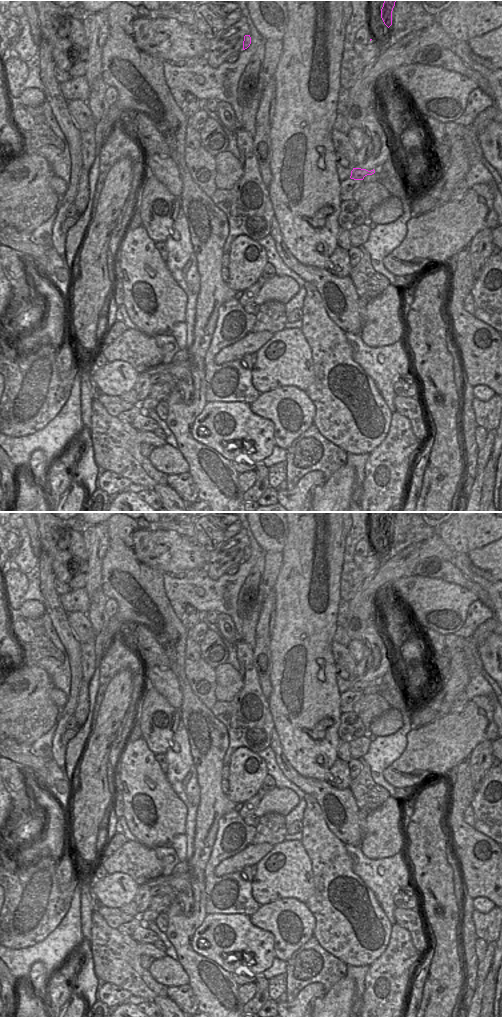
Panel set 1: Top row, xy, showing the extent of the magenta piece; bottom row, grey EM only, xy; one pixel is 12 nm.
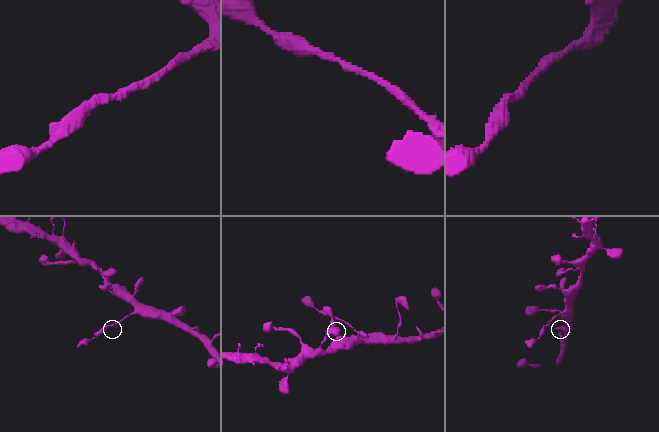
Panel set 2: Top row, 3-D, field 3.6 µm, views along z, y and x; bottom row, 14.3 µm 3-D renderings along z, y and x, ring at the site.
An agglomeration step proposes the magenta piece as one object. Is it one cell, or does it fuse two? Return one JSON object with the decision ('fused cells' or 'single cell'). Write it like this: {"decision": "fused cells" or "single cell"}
{"decision": "fused cells"}

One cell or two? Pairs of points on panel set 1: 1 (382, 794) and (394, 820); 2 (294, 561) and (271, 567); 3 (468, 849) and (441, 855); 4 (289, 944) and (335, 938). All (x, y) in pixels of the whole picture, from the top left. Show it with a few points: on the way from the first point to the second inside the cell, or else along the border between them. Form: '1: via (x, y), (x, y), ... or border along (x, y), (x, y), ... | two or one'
1: border along (389, 795), (368, 815) | two
2: border along (282, 552), (281, 566), (272, 587) | two
3: border along (450, 838), (458, 869), (461, 873) | two
4: border along (311, 912), (315, 920), (313, 935) | two

